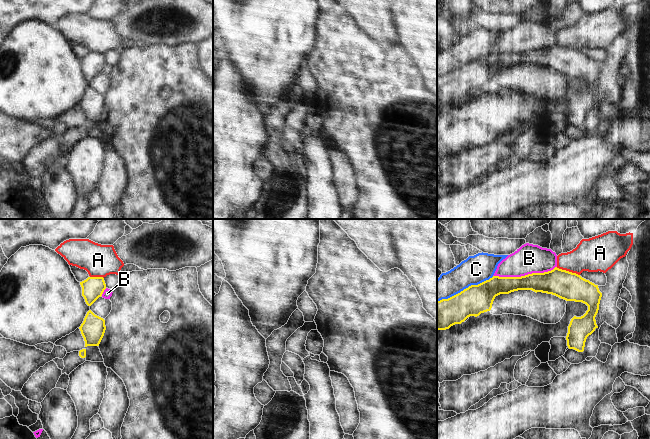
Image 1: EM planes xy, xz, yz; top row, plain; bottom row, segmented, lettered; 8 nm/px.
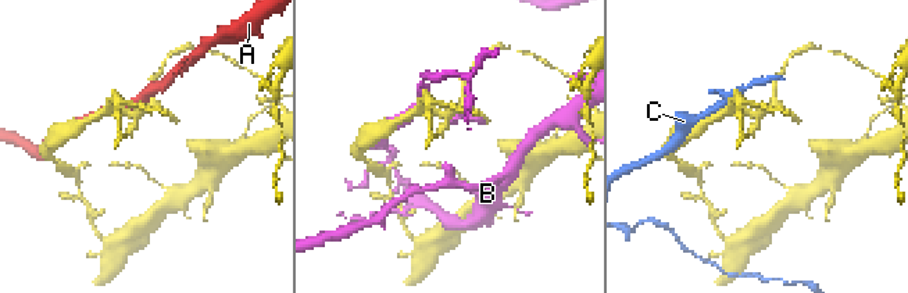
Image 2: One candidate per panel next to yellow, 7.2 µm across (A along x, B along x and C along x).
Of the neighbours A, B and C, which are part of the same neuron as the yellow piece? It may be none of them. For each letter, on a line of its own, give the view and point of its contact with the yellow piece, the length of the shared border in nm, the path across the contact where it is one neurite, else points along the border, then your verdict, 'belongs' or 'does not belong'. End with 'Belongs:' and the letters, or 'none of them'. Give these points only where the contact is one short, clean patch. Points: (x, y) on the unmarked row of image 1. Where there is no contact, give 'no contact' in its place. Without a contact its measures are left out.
A: yz (568, 47) | 200 nm | along yz (556, 43), (575, 48), (579, 51) | does not belong
B: yz (525, 51) | 500 nm | does not belong
C: yz (466, 64) | 500 nm | does not belong
Belongs: none of them

